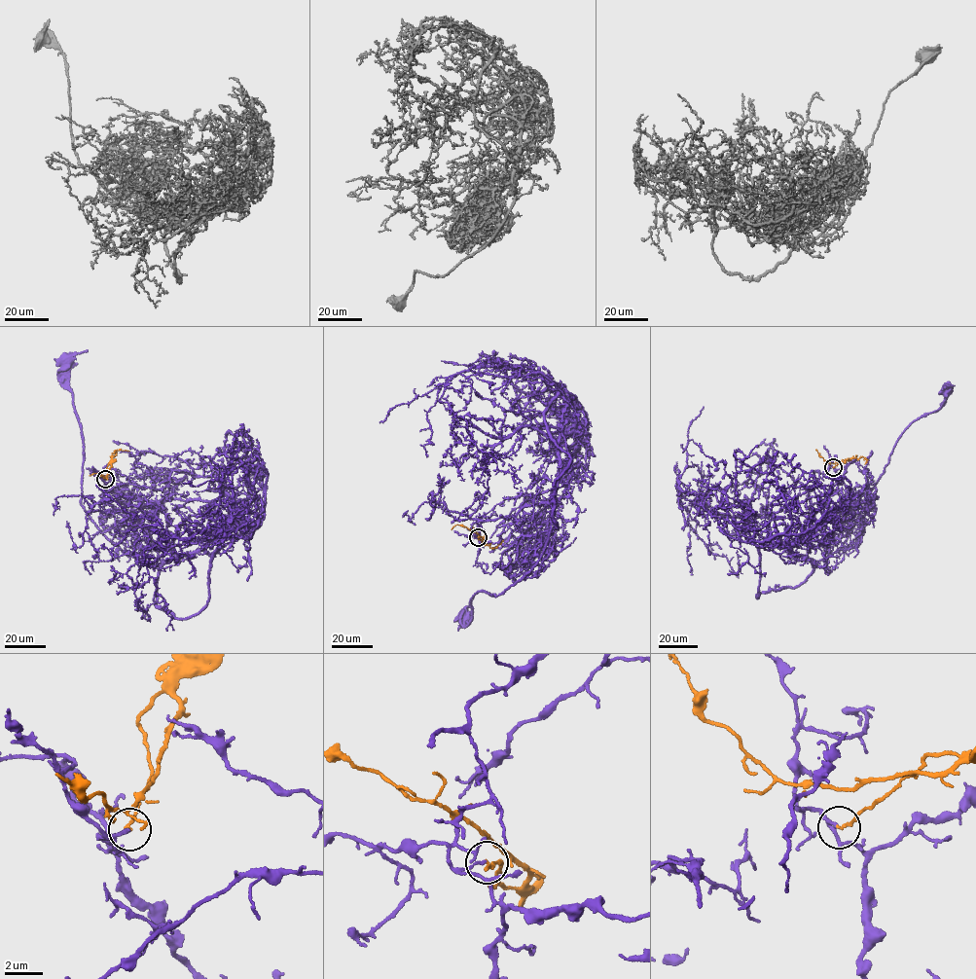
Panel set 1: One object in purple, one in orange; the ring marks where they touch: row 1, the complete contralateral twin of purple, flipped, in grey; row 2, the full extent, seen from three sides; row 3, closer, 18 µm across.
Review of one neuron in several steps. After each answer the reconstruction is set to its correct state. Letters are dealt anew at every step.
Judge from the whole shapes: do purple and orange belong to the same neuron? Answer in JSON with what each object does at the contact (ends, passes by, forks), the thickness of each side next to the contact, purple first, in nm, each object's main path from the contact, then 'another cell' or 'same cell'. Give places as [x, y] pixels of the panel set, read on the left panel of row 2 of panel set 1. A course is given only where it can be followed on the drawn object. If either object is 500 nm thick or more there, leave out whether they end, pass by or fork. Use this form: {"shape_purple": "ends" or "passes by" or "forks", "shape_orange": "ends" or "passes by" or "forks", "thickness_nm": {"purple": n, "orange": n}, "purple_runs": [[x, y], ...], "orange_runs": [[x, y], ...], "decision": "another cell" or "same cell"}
{"shape_purple": "ends", "shape_orange": "ends", "thickness_nm": {"purple": 140, "orange": 160}, "purple_runs": [[105, 479], [129, 515], [152, 511], [170, 559], [155, 565], [129, 555], [81, 504], [84, 444], [64, 361]], "orange_runs": [[105, 479], [110, 464], [105, 477], [97, 473], [89, 476]], "decision": "another cell"}

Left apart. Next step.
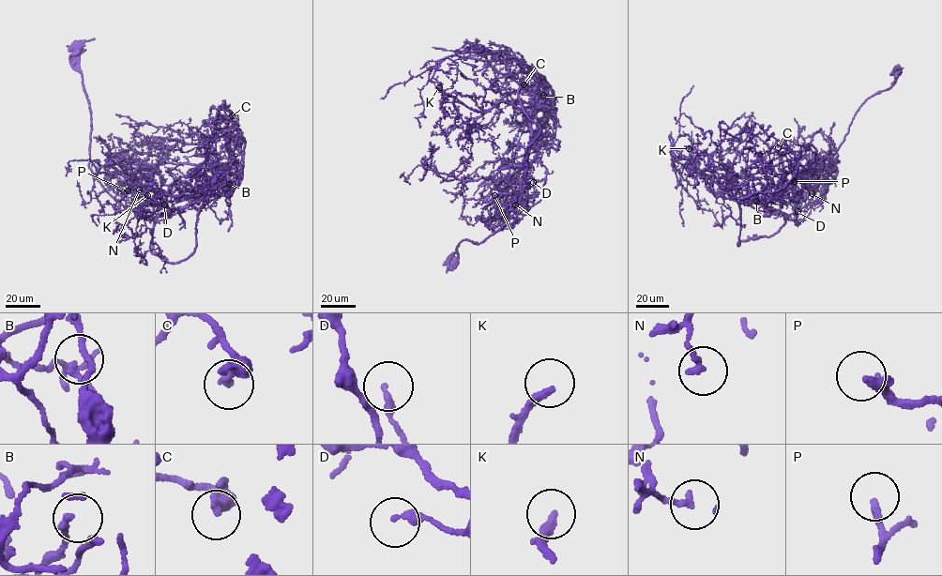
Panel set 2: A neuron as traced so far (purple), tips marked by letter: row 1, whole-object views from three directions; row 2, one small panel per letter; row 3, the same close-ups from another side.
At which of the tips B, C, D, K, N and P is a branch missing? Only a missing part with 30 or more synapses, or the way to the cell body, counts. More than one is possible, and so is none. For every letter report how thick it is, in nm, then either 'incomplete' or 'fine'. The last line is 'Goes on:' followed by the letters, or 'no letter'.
B: 130 nm thick; fine
C: 240 nm thick; fine
D: 240 nm thick; fine
K: 240 nm thick; incomplete
N: 180 nm thick; fine
P: 240 nm thick; incomplete
Goes on: K, P

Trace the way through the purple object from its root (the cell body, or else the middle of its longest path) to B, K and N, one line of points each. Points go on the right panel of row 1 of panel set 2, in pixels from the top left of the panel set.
B: (897, 70), (891, 86), (856, 113), (806, 204), (784, 215), (755, 201), (764, 195), (756, 201)
K: (897, 70), (891, 86), (856, 113), (812, 198), (789, 215), (751, 200), (725, 177), (705, 174), (689, 148)
N: (897, 70), (891, 86), (856, 113), (809, 202), (789, 215), (781, 210), (784, 176), (799, 197), (812, 193)

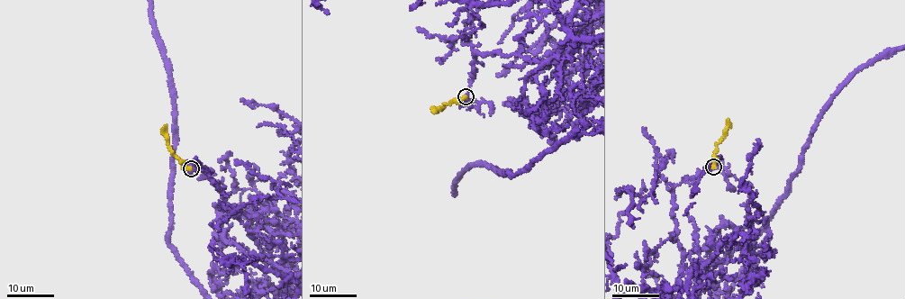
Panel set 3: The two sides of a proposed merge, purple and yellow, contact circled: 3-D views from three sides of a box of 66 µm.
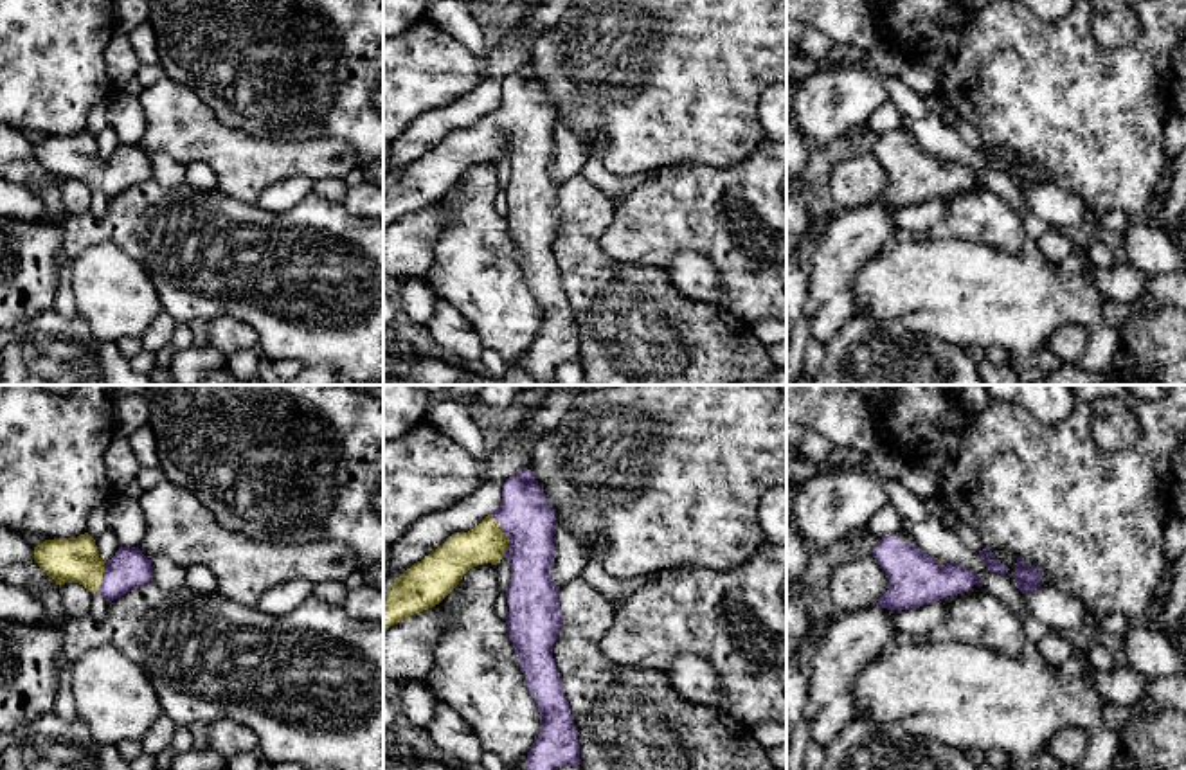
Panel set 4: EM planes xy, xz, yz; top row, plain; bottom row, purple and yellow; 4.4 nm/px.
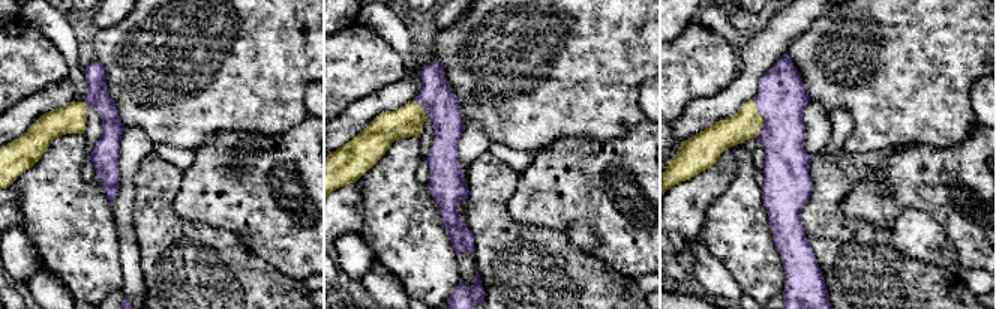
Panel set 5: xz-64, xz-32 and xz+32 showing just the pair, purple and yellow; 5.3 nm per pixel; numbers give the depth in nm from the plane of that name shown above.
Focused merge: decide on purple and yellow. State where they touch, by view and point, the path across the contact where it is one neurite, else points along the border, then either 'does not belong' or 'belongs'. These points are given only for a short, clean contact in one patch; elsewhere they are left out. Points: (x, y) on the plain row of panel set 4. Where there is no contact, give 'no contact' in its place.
xz (504, 130) | across xz (526, 112), (504, 130), (485, 141) | belongs

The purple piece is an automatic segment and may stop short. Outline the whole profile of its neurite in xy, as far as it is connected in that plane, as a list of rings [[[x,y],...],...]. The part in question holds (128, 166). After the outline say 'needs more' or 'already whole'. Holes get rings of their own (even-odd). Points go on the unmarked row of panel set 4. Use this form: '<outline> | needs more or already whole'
[[[88,130],[45,137],[34,144],[34,158],[56,182],[79,180],[110,200],[153,178],[151,158],[139,144],[121,144],[112,157],[103,158]]] | needs more

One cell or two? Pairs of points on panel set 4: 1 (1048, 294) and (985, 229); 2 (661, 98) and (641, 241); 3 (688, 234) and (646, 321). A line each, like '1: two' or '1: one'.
1: two
2: two
3: two

